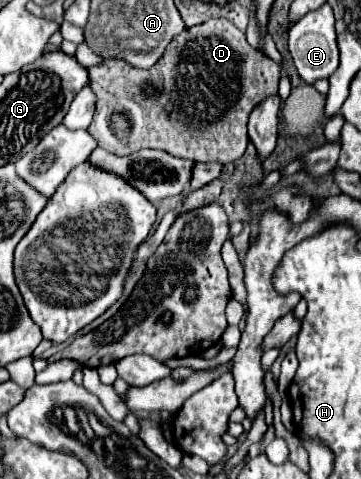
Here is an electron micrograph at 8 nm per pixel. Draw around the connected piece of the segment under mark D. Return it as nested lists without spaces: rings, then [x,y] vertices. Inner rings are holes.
[[[209,19],[207,23],[185,29],[169,43],[159,63],[155,63],[151,69],[135,69],[125,61],[105,59],[99,65],[87,67],[87,71],[89,87],[97,95],[95,117],[87,131],[103,149],[115,155],[129,155],[139,149],[161,149],[181,159],[213,161],[223,165],[239,159],[245,153],[249,143],[247,117],[251,109],[267,95],[273,95],[279,85],[279,65],[257,55],[257,51],[247,43],[245,33],[227,19]],[[115,109],[123,111],[131,121],[131,133],[125,139],[119,139],[111,129],[109,117]]]

